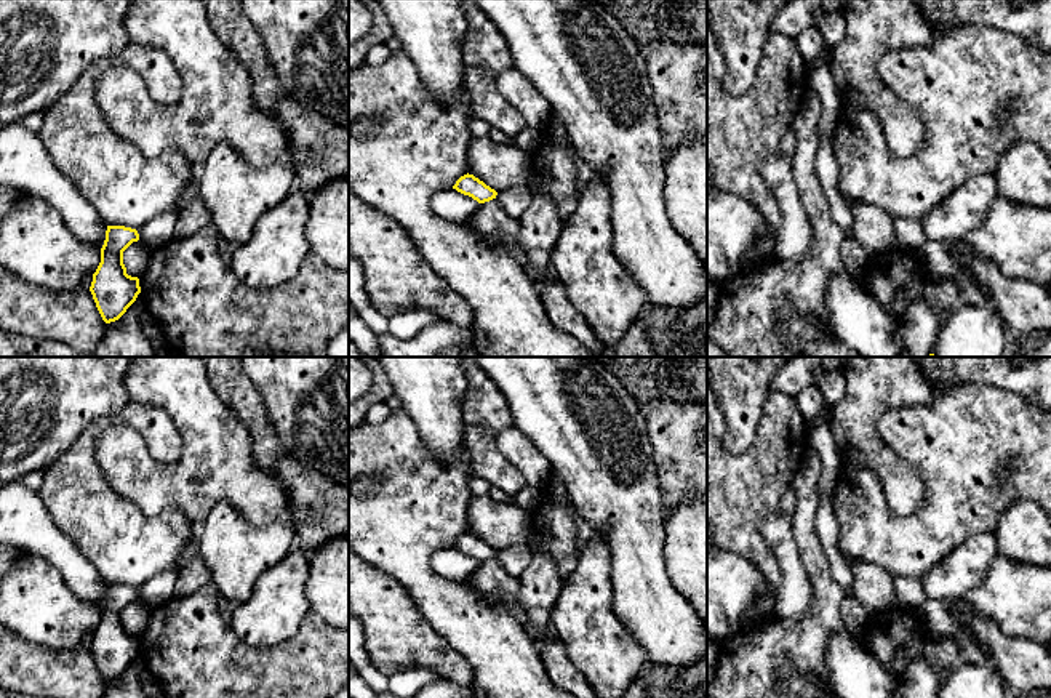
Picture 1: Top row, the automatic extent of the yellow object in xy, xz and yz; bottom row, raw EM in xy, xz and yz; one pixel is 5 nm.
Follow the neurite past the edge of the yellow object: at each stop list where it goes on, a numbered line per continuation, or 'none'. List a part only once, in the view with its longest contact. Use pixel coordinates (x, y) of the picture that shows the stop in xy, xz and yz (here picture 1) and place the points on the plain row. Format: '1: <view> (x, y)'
none

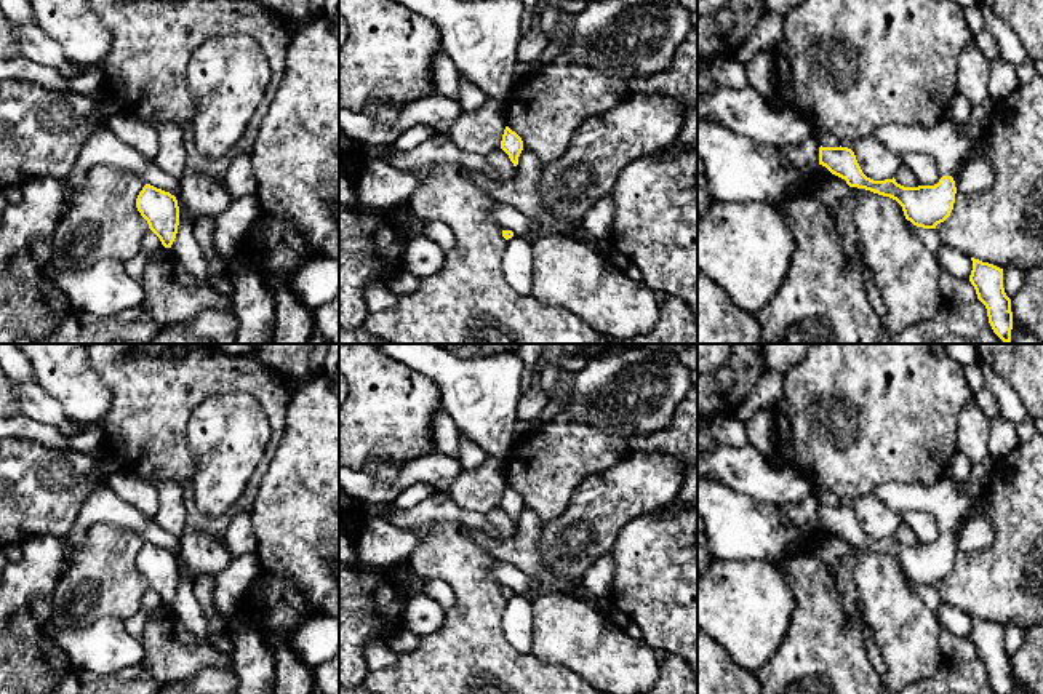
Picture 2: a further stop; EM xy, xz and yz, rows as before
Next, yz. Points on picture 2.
1: yz (944, 499)

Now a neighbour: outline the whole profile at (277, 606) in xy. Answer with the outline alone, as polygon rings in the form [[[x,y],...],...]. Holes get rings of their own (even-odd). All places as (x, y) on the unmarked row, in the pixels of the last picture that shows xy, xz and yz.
[[[264,571],[248,587],[238,612],[256,622],[270,654],[275,640],[290,641],[299,625],[315,614],[301,588]]]

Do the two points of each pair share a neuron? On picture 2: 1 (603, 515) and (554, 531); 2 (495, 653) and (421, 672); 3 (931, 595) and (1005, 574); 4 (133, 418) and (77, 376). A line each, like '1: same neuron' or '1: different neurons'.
1: same neuron
2: same neuron
3: different neurons
4: different neurons

